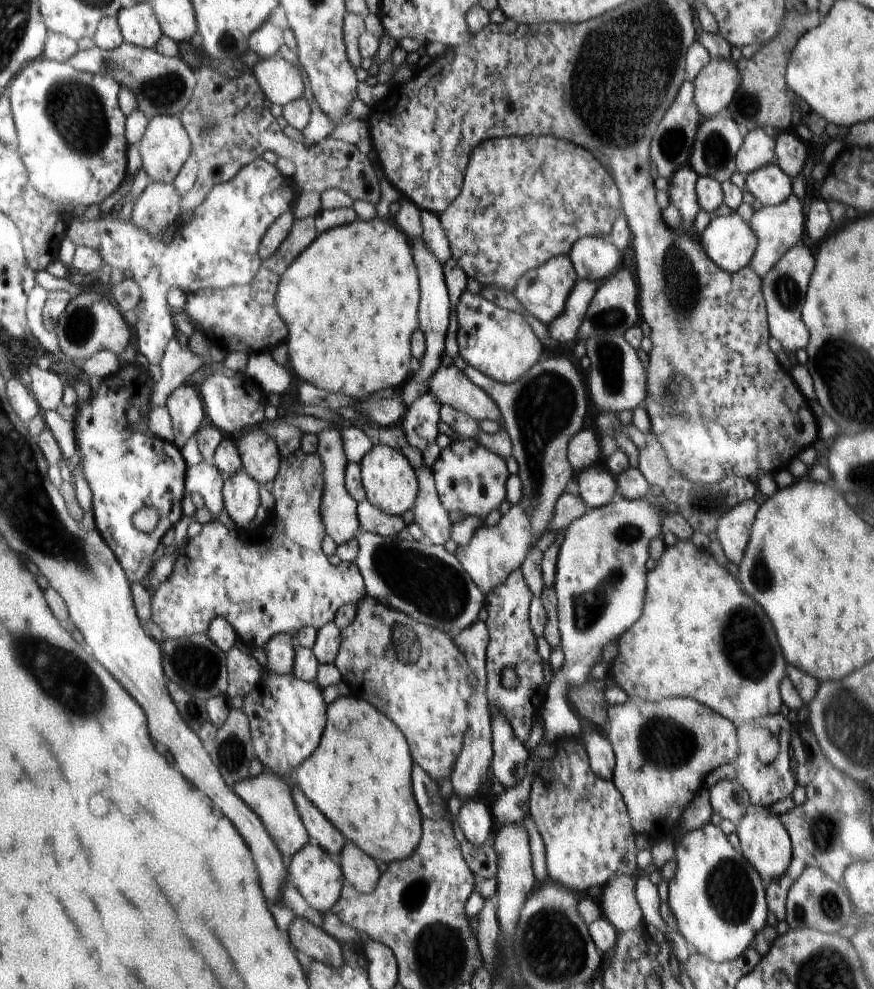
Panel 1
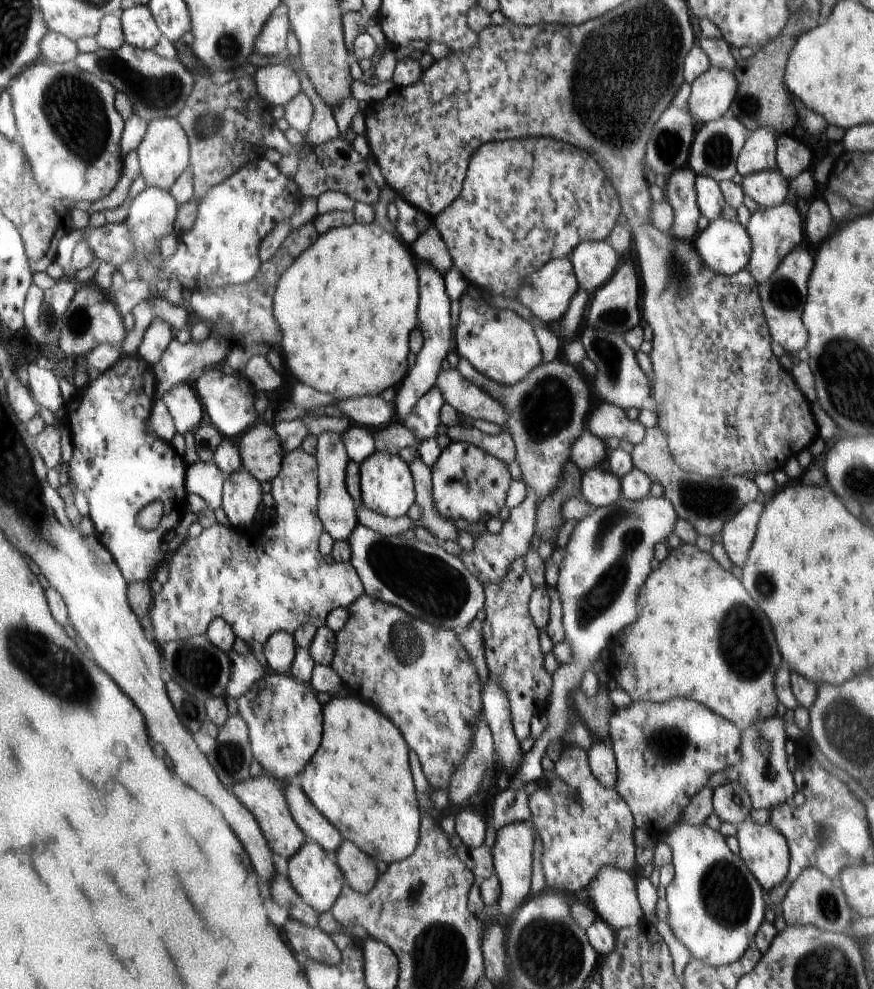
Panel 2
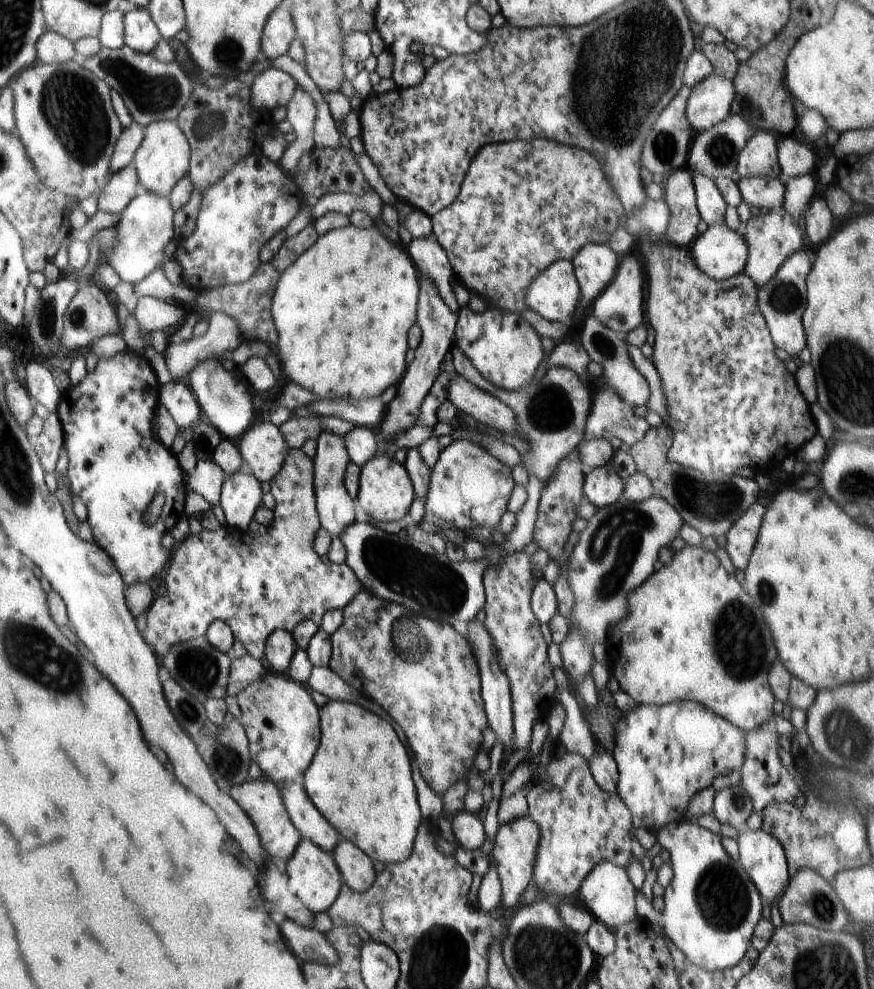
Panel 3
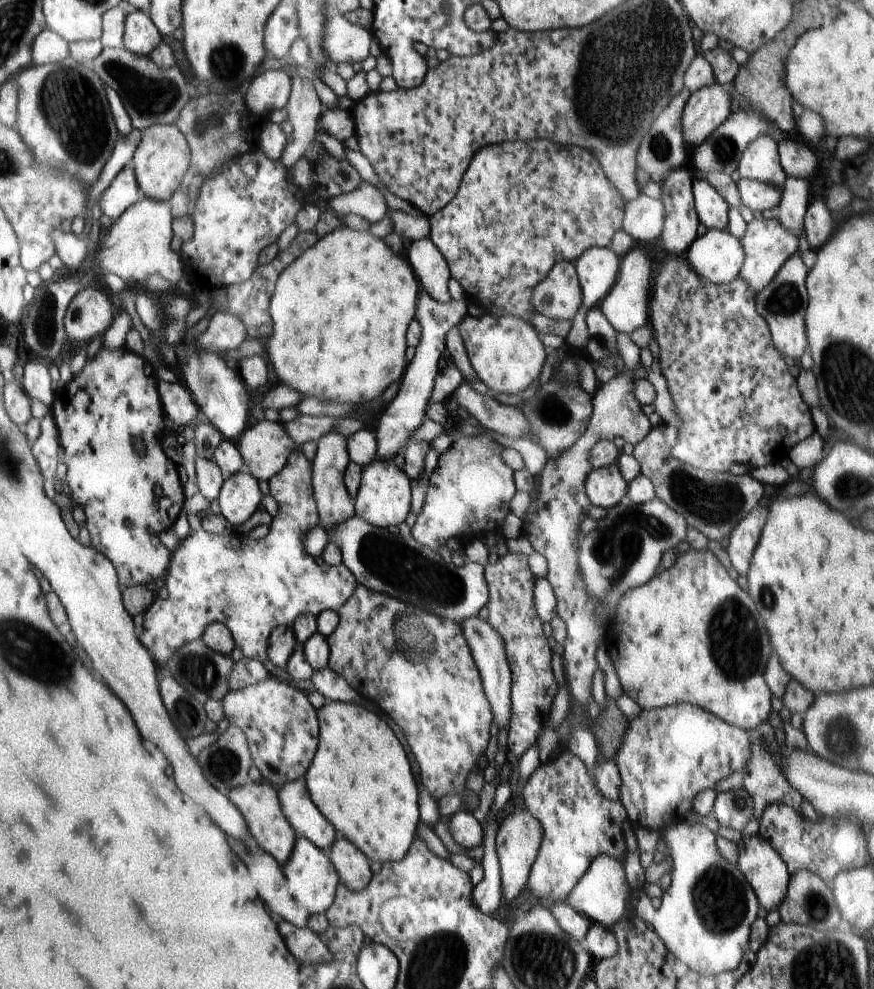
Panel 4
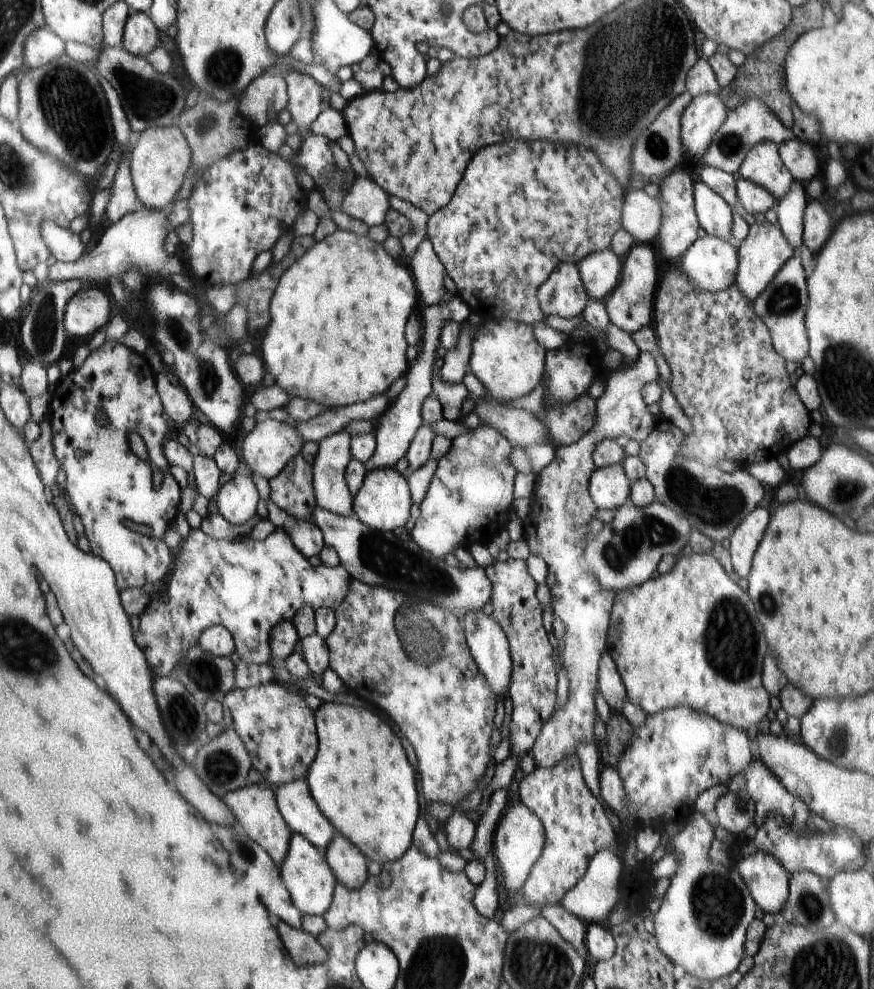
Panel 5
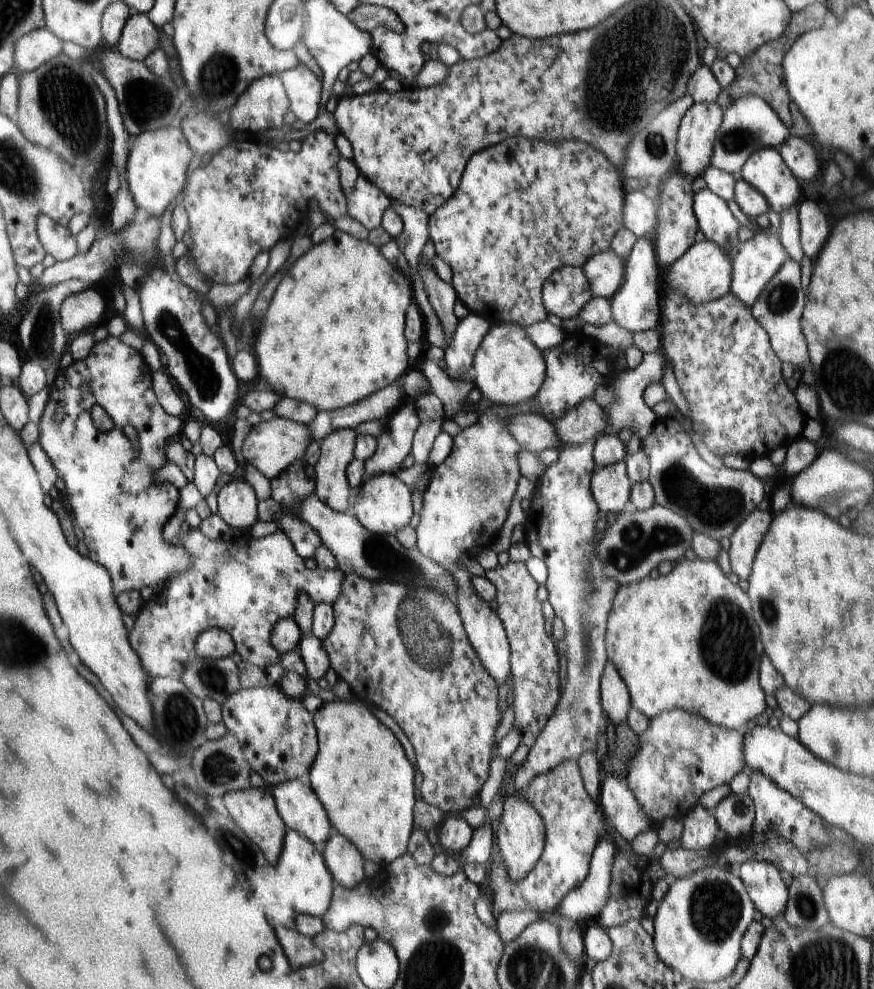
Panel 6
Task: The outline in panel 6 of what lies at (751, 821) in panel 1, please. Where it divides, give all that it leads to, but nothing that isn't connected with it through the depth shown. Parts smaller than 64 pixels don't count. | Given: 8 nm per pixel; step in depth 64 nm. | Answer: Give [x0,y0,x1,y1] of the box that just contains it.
[738,860,789,920]

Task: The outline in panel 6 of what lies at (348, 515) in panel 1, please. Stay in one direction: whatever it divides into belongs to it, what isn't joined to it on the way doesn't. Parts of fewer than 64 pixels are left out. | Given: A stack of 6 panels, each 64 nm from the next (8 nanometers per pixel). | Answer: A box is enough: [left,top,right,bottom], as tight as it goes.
[315,429,356,511]

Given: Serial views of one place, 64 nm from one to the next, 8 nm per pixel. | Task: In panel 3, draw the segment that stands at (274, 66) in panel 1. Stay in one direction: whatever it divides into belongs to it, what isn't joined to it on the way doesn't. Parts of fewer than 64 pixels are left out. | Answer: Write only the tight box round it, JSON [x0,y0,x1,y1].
[251,67,298,112]

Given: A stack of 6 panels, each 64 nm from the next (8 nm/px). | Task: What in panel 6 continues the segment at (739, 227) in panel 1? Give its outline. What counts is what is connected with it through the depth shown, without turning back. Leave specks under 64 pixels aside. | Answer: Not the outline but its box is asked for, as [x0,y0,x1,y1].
[665,239,733,305]

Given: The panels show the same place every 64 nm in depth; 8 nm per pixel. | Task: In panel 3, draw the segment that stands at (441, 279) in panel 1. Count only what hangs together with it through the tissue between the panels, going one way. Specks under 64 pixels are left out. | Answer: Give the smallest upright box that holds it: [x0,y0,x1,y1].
[378,277,457,439]

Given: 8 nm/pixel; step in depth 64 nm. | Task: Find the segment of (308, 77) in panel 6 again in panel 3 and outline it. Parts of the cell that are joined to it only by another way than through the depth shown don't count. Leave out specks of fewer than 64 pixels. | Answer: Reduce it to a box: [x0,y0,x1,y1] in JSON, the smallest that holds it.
[280,85,318,174]

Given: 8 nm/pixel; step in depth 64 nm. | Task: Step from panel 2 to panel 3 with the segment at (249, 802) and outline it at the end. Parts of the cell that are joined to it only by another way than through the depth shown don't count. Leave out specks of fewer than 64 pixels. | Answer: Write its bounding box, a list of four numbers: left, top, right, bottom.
[231,777,301,862]

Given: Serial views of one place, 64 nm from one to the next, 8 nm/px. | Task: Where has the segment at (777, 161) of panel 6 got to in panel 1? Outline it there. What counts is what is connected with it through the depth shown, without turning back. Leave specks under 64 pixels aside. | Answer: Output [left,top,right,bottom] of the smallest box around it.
[735,128,776,175]

